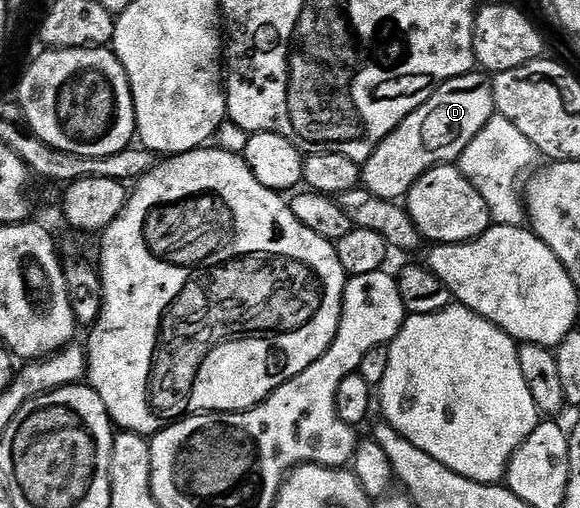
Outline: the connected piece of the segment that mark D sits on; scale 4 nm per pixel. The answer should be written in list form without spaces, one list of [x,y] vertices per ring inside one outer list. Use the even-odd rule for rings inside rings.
[[[475,70],[464,74],[460,78],[452,78],[448,82],[438,85],[434,89],[432,98],[424,102],[392,134],[385,136],[376,146],[376,150],[366,159],[365,164],[361,165],[361,183],[373,196],[379,196],[385,200],[401,201],[409,192],[410,187],[428,170],[432,170],[437,164],[454,164],[464,154],[464,150],[488,126],[488,122],[496,115],[494,106],[494,85],[481,71]]]

